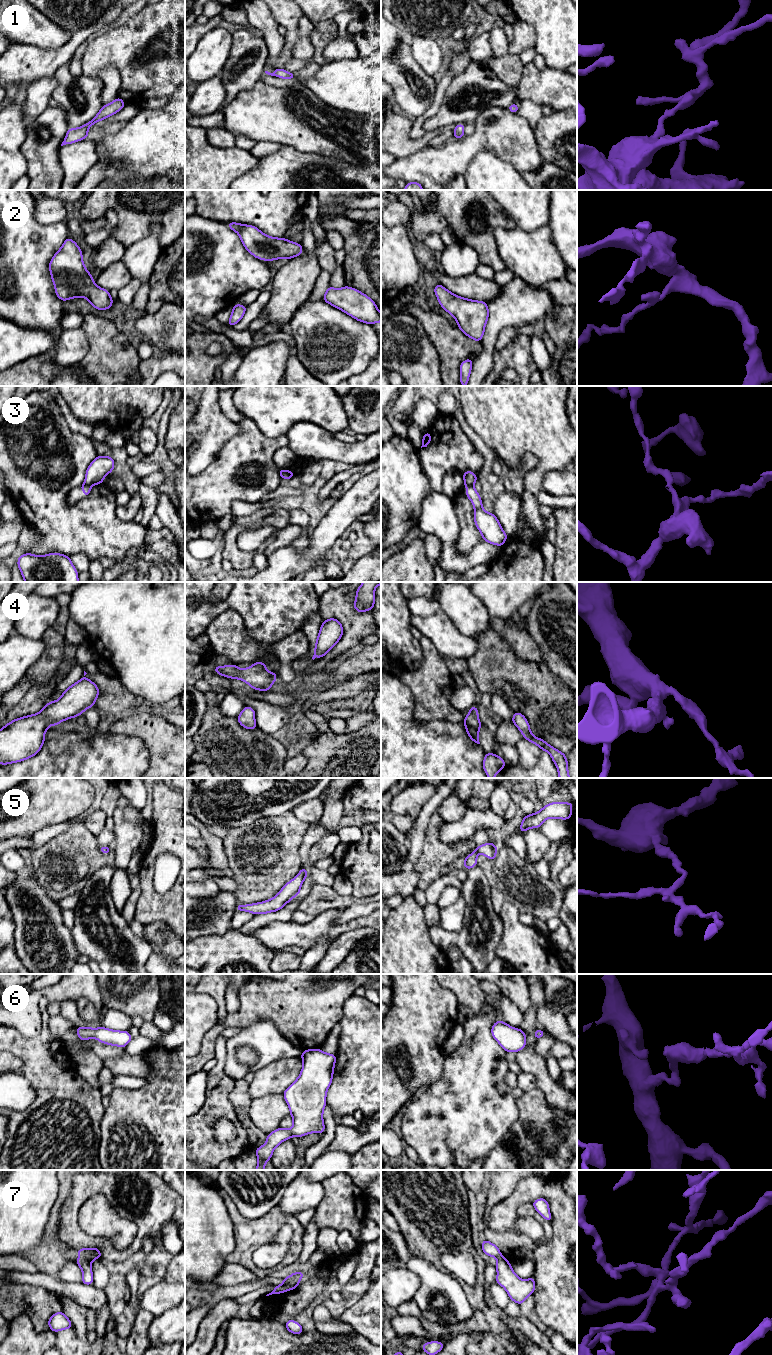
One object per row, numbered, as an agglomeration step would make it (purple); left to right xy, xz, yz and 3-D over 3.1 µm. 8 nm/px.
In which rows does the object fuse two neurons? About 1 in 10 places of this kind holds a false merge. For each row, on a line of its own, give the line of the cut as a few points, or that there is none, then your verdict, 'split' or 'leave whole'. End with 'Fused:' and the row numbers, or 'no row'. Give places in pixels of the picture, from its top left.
1: cut none; leave whole
2: cut none; leave whole
3: cut yz (465, 483), (472, 485); split
4: cut none; leave whole
5: cut none; leave whole
6: cut none; leave whole
7: cut none; leave whole
Fused: 3

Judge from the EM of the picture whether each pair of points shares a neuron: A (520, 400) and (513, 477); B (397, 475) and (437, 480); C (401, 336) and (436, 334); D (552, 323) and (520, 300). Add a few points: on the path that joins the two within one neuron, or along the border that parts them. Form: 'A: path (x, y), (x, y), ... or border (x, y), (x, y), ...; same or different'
A: border (506, 467), (511, 467), (515, 470); different
B: border (420, 461), (431, 488); different
C: border (413, 316), (422, 326), (438, 356); different
D: border (557, 304), (554, 315), (543, 322); different

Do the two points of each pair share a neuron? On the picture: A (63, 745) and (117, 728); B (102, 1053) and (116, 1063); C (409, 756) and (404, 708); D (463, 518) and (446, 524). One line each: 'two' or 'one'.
A: two
B: two
C: one
D: two

